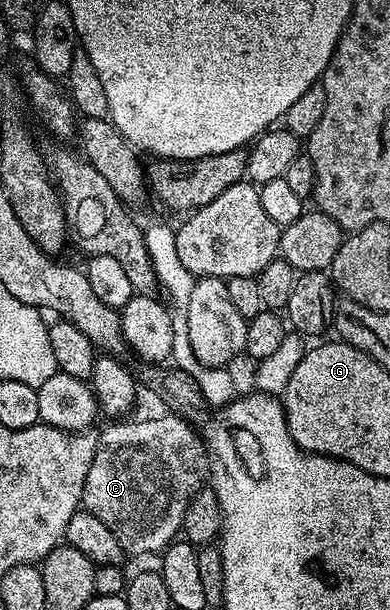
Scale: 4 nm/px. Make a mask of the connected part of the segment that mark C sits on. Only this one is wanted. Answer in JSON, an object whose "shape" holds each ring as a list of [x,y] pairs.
{"shape":[[[175,412],[165,413],[165,418],[144,418],[141,422],[116,420],[96,439],[94,460],[86,472],[83,509],[98,516],[118,540],[125,555],[159,555],[181,533],[186,508],[194,495],[200,493],[210,474],[210,459],[204,448],[204,439],[191,426],[187,417]]]}

